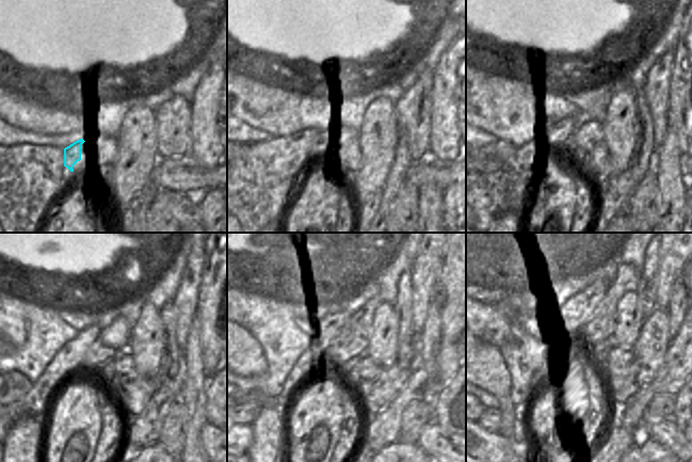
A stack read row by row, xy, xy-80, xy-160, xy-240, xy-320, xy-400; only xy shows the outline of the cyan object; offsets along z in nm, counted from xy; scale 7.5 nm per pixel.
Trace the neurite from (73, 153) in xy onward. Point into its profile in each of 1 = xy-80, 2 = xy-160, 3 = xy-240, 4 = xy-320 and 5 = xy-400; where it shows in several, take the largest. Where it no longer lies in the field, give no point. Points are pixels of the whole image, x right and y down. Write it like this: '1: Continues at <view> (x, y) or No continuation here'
1: Continues at xy-80 (314, 137)
2: Continues at xy-160 (561, 131)
3: Continues at xy-240 (108, 346)
4: Continues at xy-320 (357, 331)
5: Continues at xy-400 (600, 328).

